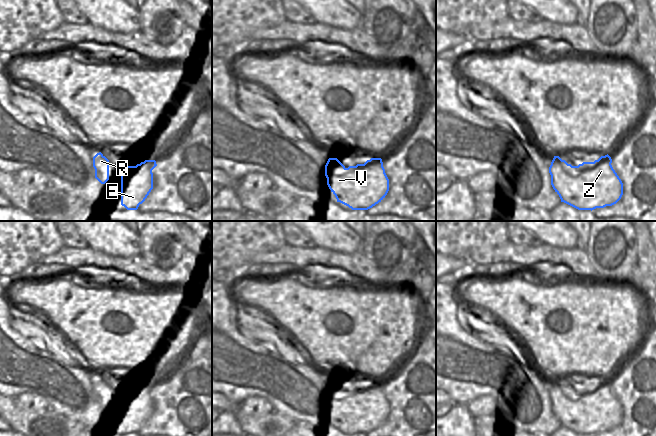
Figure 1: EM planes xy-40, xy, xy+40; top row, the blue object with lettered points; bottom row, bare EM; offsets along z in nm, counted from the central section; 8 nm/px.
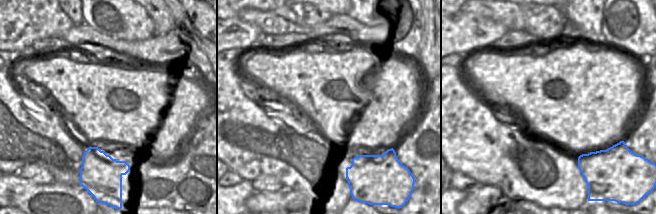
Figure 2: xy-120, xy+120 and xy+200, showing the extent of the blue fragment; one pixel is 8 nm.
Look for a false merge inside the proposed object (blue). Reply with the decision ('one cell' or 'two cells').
one cell

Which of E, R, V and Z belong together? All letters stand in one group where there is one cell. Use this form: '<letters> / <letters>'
E R V Z

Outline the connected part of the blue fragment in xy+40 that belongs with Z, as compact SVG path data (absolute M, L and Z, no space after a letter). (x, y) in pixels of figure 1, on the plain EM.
M608 378L578 390L554 380L549 391L551 409L561 426L578 434L612 430L623 419L623 407L611 387Z

